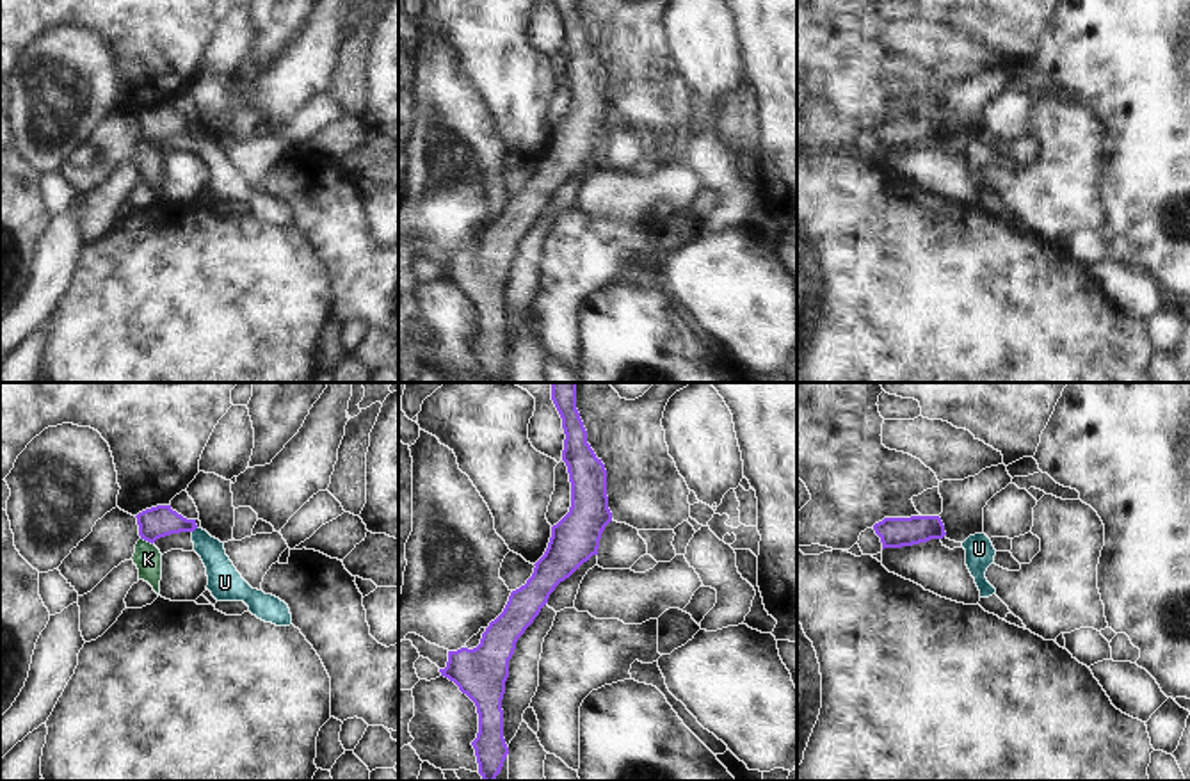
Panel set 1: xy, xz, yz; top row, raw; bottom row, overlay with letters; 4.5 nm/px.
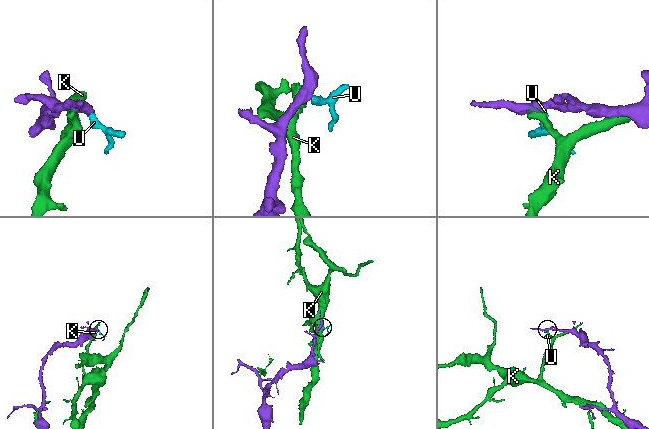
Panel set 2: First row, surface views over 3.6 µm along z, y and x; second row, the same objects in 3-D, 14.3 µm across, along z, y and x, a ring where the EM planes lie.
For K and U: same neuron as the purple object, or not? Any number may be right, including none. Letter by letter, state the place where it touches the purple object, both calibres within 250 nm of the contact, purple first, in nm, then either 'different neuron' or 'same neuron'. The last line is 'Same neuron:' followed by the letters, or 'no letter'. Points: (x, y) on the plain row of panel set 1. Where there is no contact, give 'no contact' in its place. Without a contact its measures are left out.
K: meets purple in xy at (146, 141); 140 nm thick on the purple side, 130 nm on the other; different neuron
U: meets purple in xy at (194, 130); 140 nm thick on the purple side, 140 nm on the other; different neuron
Same neuron: no letter

